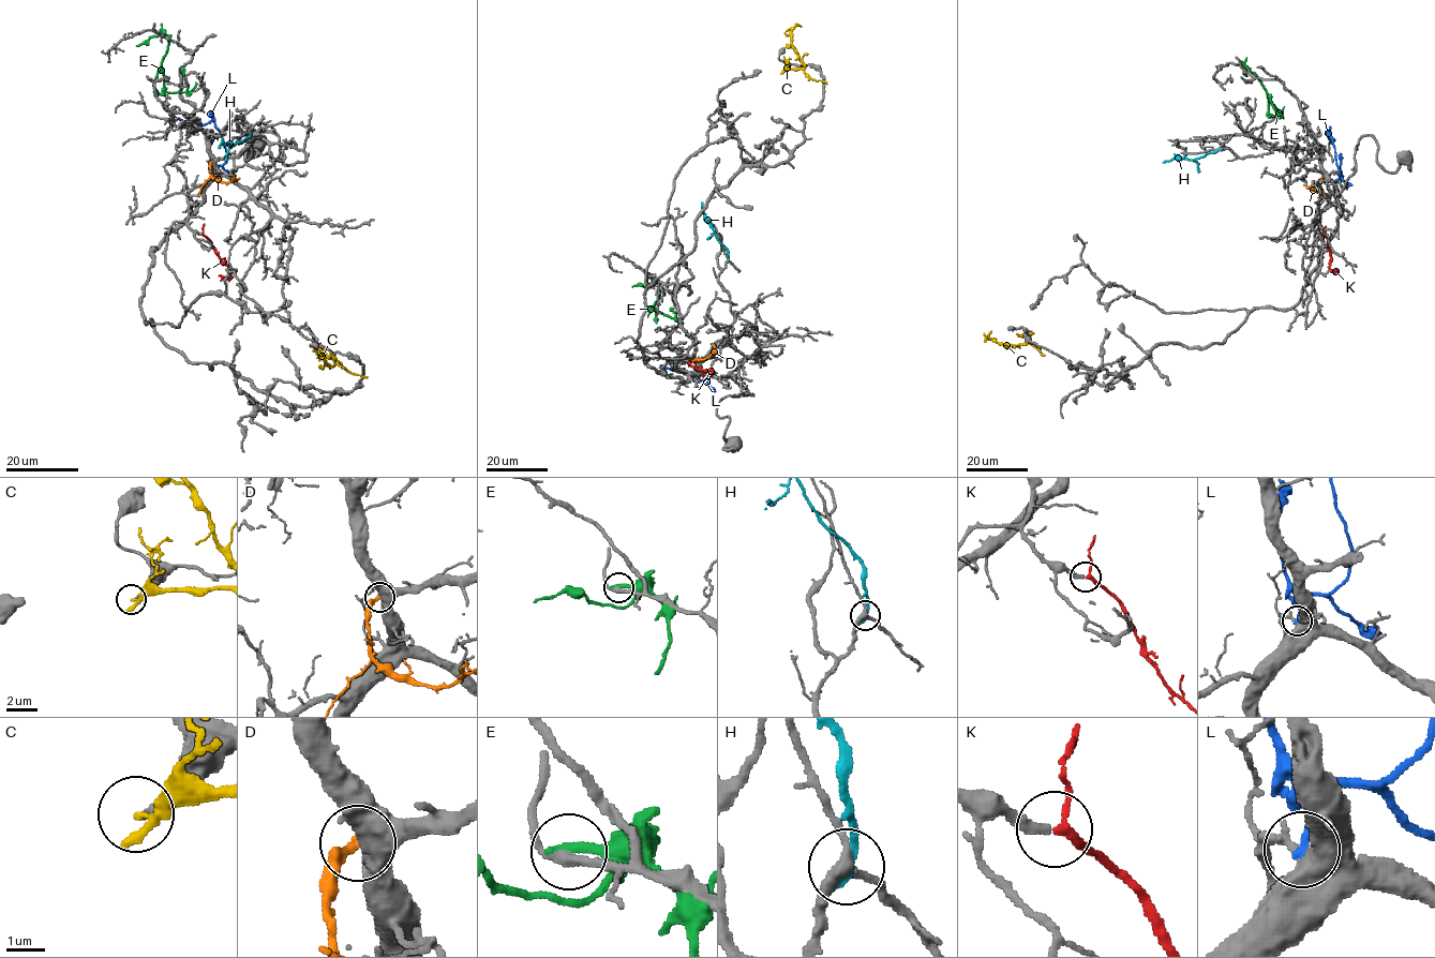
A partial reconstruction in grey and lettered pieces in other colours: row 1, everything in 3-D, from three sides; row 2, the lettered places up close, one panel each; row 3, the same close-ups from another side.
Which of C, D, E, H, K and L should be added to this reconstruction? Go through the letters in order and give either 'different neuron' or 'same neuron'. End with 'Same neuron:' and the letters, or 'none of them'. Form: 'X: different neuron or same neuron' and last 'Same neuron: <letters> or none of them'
C: different neuron
D: different neuron
E: different neuron
H: different neuron
K: same neuron
L: different neuron
Same neuron: K

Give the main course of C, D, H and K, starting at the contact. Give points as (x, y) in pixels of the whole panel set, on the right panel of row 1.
C: (1031, 331), (1028, 343), (1014, 345), (986, 338), (985, 342)
D: (1326, 173), (1318, 191), (1304, 185)
H: (1221, 149), (1196, 159), (1174, 158), (1163, 162)
K: (1321, 234), (1328, 239), (1331, 258), (1329, 268), (1335, 269)

